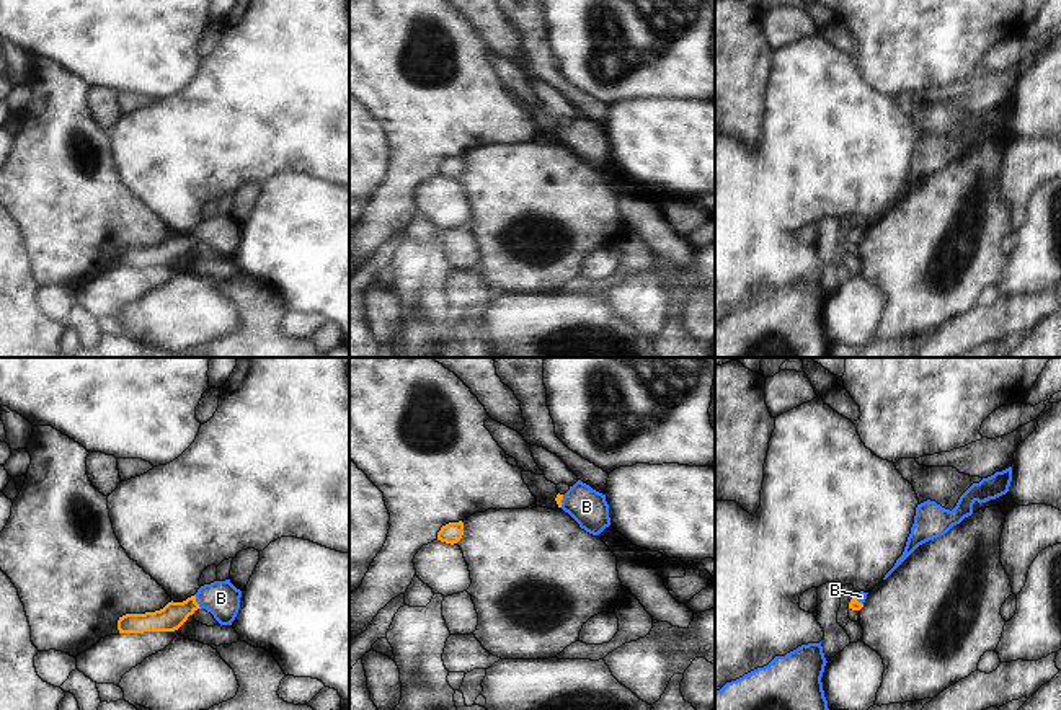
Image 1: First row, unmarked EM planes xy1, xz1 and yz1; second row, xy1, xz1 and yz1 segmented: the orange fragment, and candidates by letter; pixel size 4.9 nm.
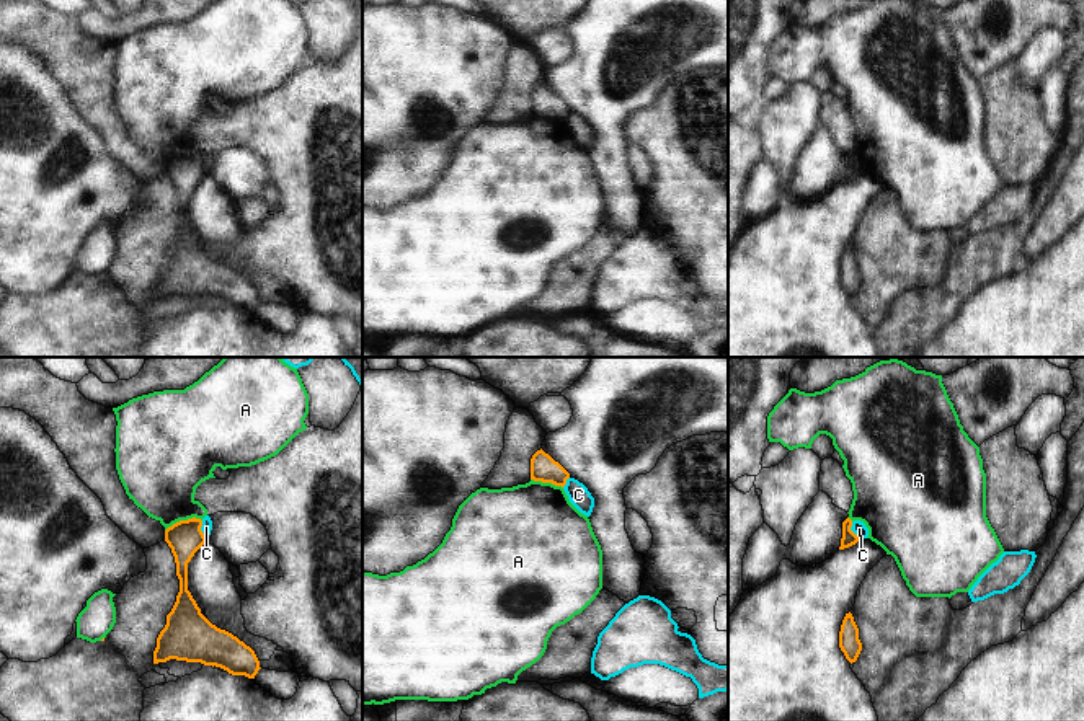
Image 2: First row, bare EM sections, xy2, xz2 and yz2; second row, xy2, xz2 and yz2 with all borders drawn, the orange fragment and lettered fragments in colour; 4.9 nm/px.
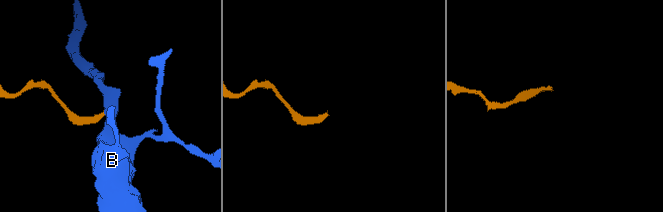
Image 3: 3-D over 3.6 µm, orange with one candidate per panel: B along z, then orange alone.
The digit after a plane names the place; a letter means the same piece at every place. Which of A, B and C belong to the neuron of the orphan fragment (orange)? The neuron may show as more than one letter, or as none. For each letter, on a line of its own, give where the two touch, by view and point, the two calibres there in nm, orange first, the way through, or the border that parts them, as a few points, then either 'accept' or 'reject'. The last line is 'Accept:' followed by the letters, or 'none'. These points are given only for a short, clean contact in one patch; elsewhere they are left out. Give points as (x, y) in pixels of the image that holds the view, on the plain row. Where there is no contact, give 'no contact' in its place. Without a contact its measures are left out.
A: xy2 (183, 155) | 170/360 nm | reject
B: xy1 (195, 235) | 130/180 nm | across xy1 (168, 253), (195, 235), (221, 232) | accept
C: xy2 (201, 165) | 170/50 nm | along xy2 (201, 155), (201, 165), (206, 173) | reject
Accept: B

